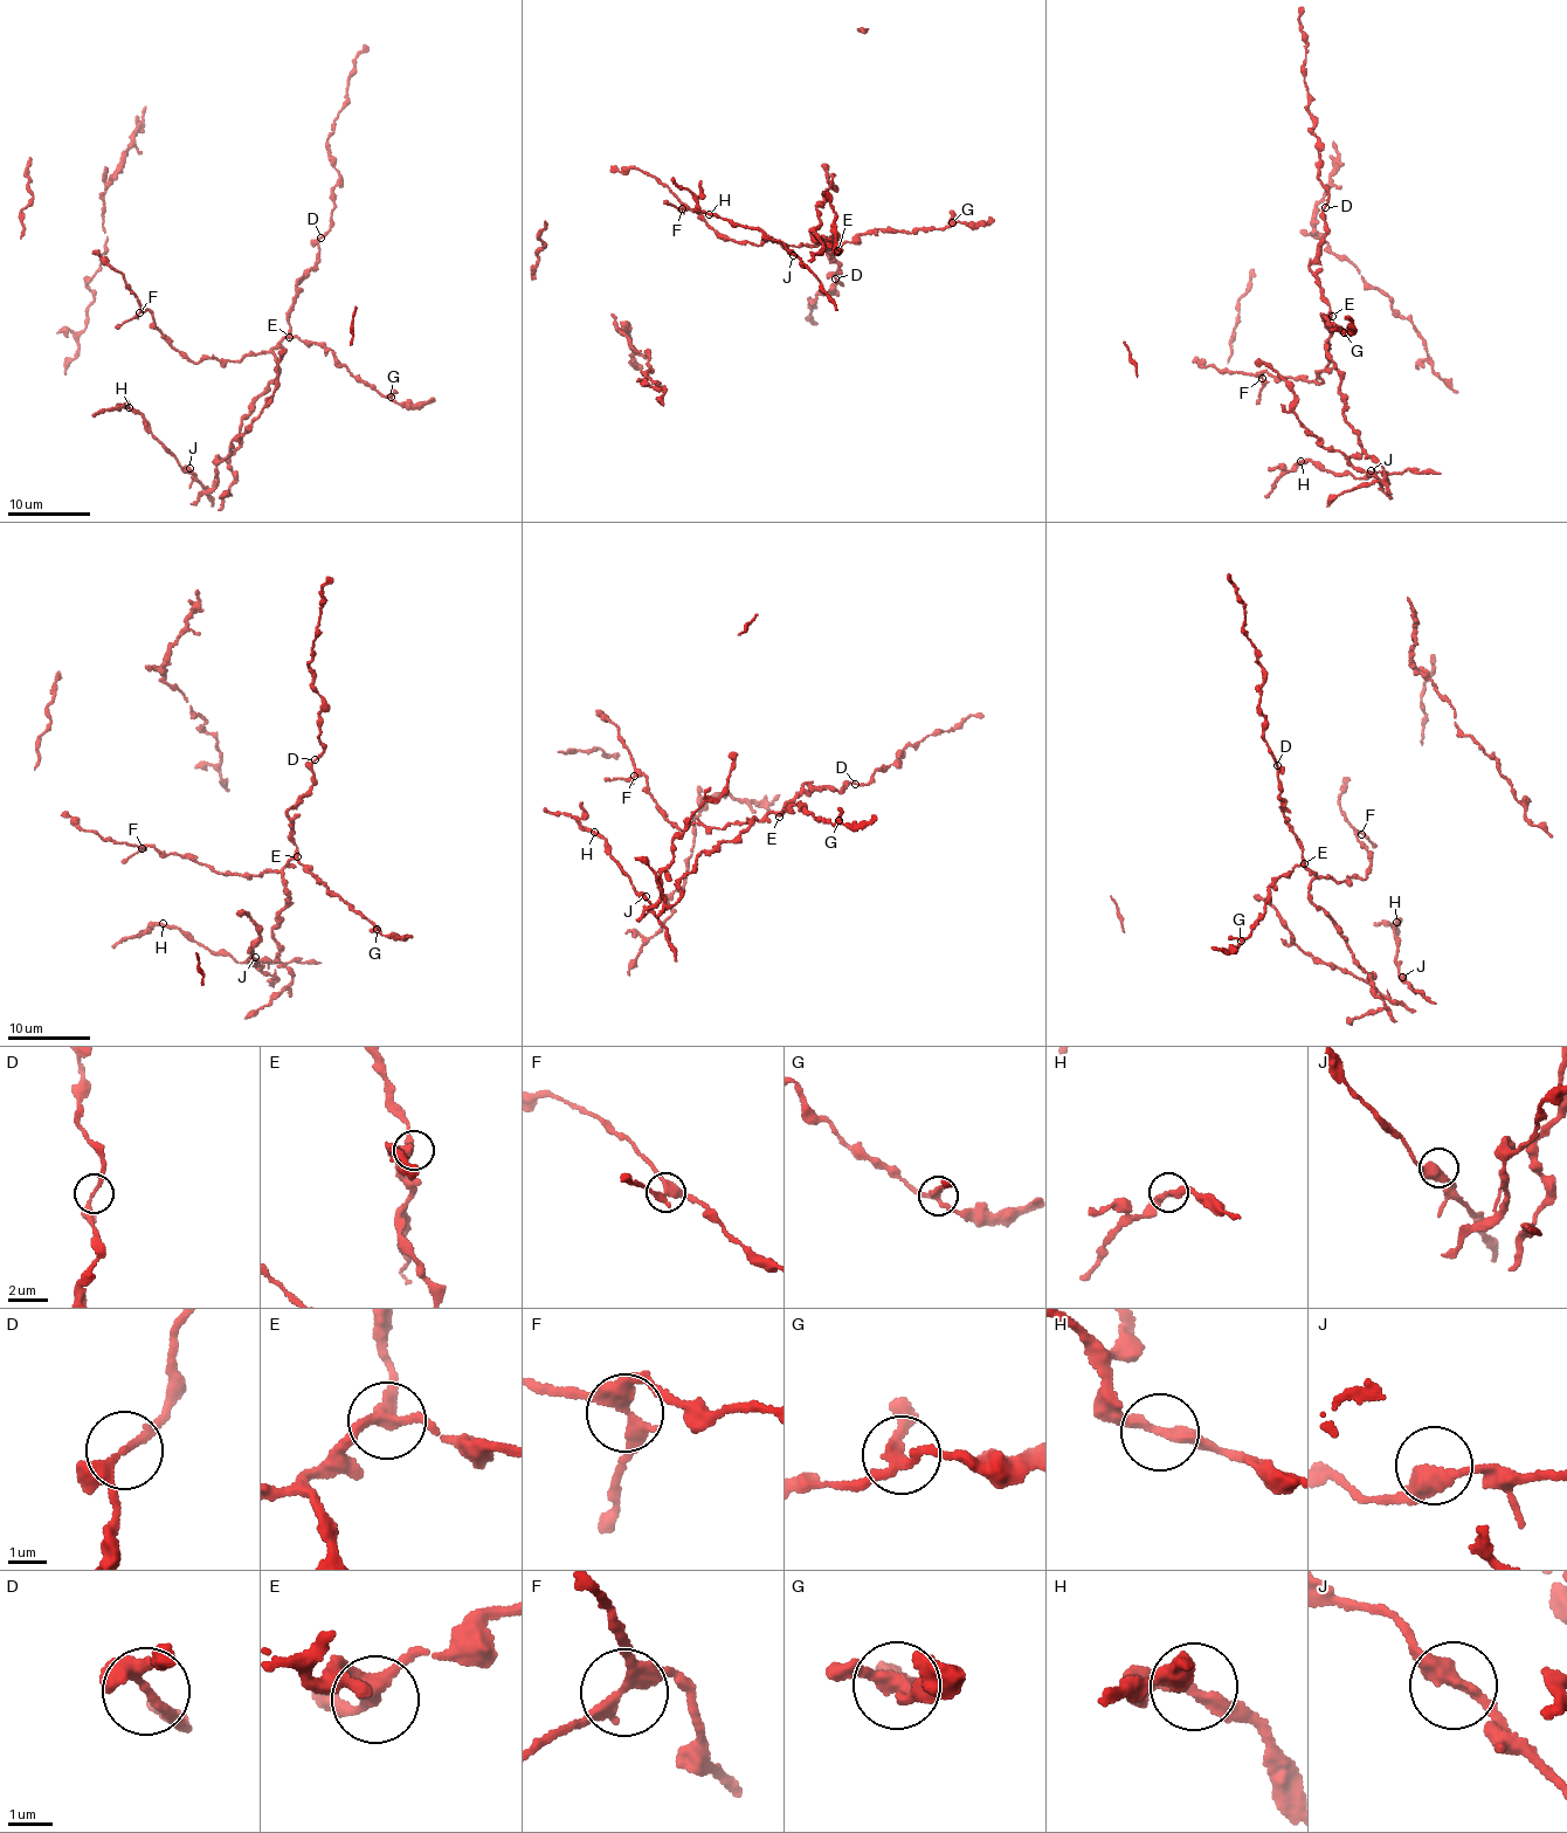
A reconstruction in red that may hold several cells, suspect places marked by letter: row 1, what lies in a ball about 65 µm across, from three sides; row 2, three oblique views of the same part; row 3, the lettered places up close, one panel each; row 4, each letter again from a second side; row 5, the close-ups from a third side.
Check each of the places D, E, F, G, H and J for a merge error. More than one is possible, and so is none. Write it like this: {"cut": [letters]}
{"cut": []}

